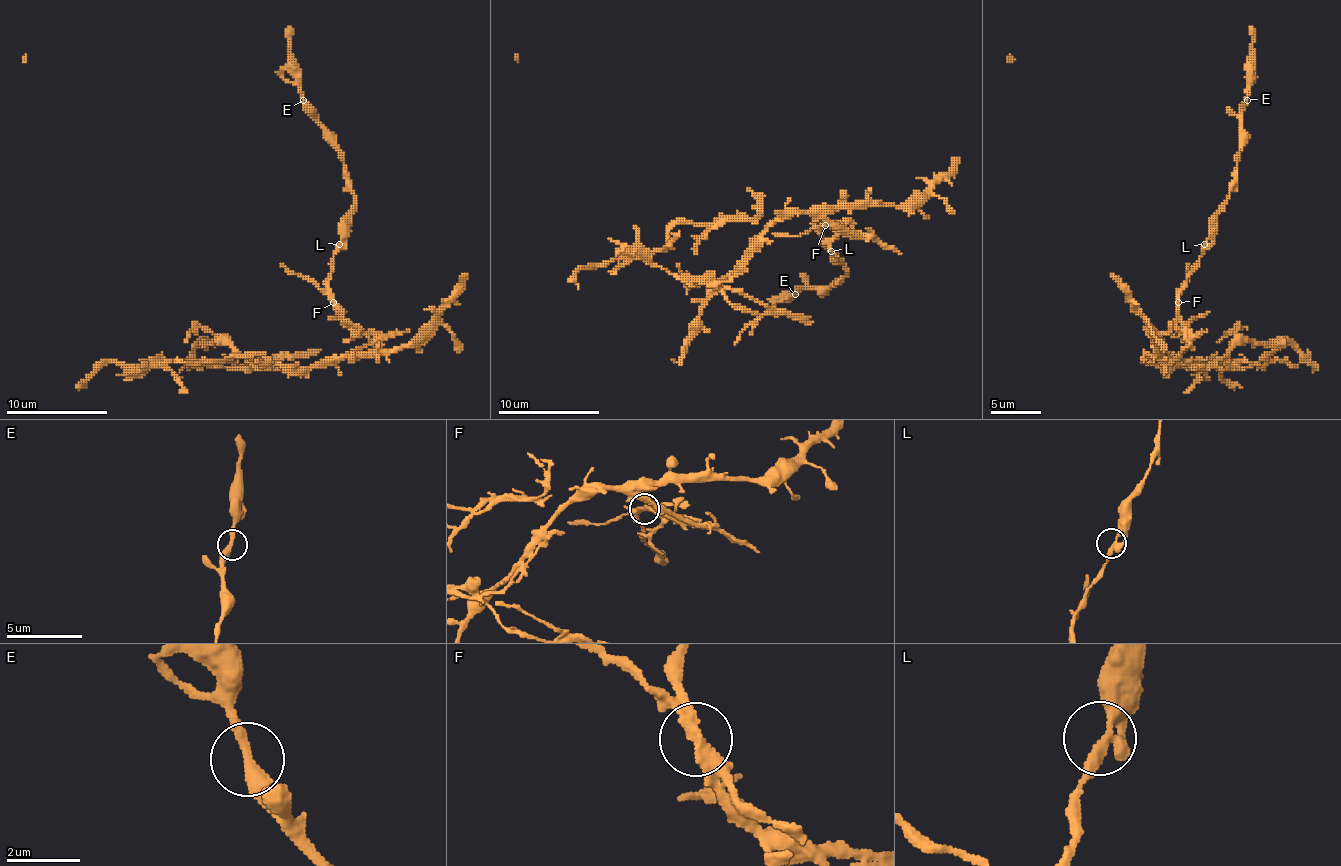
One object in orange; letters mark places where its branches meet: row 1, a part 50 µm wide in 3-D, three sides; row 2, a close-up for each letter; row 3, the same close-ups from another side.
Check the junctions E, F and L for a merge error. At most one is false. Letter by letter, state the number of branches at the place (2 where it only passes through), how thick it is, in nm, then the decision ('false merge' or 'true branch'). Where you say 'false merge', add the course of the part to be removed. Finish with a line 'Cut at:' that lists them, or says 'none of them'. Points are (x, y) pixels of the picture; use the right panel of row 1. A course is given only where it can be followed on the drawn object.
E: 2 branches meet; 320 nm thick; true branch
F: 2 branches meet; 360 nm thick; false merge
L: 2 branches meet; 320 nm thick; true branch
Cut at: F

